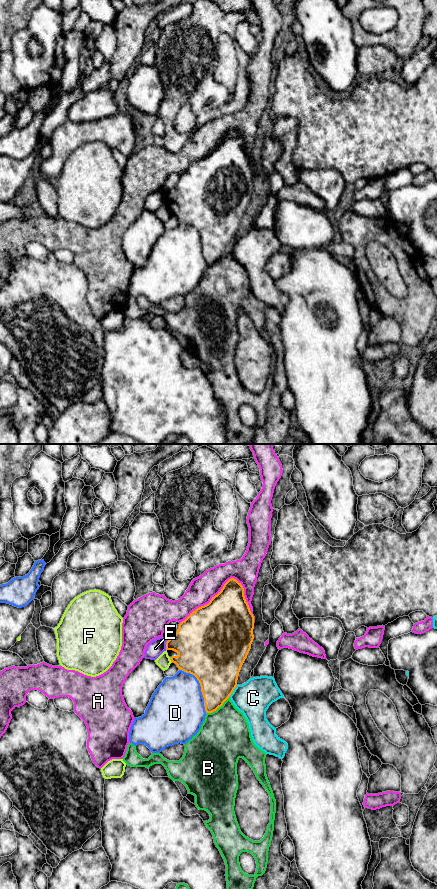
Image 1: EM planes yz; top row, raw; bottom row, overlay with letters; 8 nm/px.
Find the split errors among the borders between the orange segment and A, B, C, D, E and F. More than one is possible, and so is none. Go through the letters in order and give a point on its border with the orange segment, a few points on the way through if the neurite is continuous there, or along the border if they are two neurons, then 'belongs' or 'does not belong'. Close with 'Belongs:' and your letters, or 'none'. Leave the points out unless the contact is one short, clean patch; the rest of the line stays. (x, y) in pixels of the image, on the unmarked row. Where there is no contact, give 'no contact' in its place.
A: yz (225, 135) | does not belong
B: yz (218, 259) | does not belong
C: yz (233, 242) | does not belong
D: yz (201, 239) | does not belong
E: yz (166, 197) | does not belong
F: yz (170, 211) | does not belong
Belongs: none

